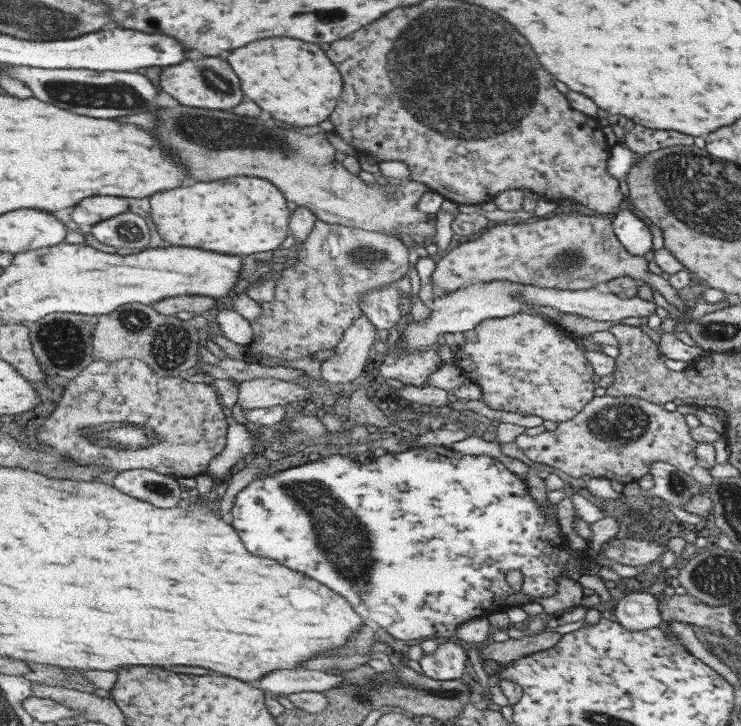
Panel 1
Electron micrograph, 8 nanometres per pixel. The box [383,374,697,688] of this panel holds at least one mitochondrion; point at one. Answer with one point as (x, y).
(613, 424)

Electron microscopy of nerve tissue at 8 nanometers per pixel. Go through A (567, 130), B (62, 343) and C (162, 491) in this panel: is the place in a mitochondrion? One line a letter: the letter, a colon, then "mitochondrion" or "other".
A: other
B: mitochondrion
C: mitochondrion

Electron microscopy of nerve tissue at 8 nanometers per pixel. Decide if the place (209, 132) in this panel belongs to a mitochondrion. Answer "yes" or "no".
yes

